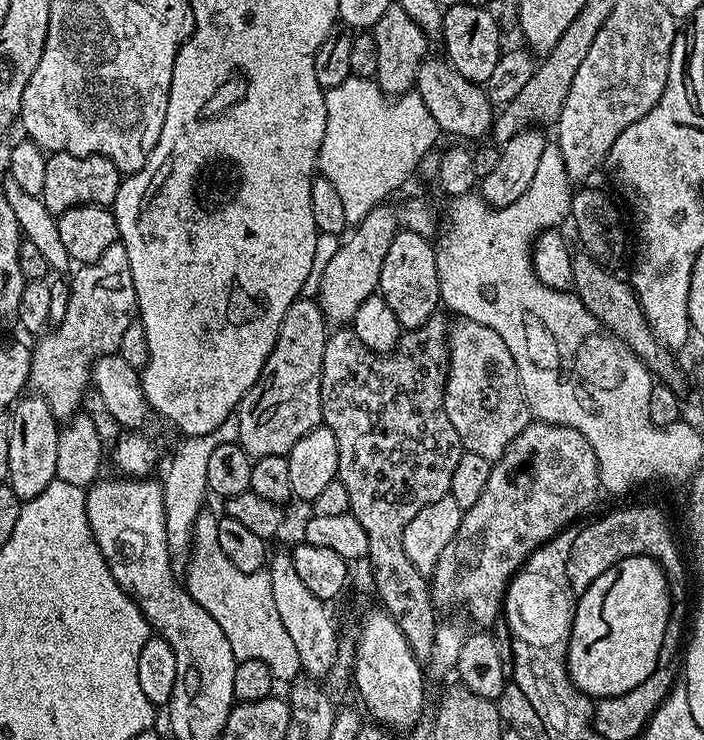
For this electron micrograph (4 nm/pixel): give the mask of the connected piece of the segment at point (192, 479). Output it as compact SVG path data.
M233 414L226 418L226 422L222 422L222 426L218 426L210 434L187 437L183 441L185 444L177 450L176 457L173 458L172 465L168 468L168 480L163 481L168 547L172 549L173 553L180 554L181 552L181 554L184 554L189 551L194 522L205 507L204 499L209 499L206 462L210 462L210 454L214 454L214 446L234 444L239 439L238 415Z

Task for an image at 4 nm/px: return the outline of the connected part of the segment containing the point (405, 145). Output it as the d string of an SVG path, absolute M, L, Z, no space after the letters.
M350 75L346 82L327 89L324 101L326 134L322 134L318 172L342 197L346 222L355 226L374 206L385 203L395 188L403 186L404 179L433 151L442 133L415 90L399 98L385 96L375 79Z

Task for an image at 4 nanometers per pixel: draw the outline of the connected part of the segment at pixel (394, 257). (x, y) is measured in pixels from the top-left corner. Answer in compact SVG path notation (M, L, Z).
M407 230L397 231L390 242L390 250L386 250L386 262L382 262L378 294L386 298L386 306L394 310L394 318L398 318L401 329L417 328L437 315L442 304L440 279L436 249L429 237Z

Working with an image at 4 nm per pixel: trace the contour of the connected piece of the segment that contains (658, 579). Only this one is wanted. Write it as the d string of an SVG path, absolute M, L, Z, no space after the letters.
M635 556L634 558L626 558L617 564L608 564L599 574L591 577L587 581L587 584L588 589L581 596L579 593L572 613L572 633L569 634L568 653L566 657L568 678L572 680L573 686L578 691L583 692L589 698L621 696L622 694L626 694L626 690L634 690L634 686L646 682L646 678L650 678L650 674L656 669L656 663L662 650L662 638L666 635L668 619L671 616L672 610L672 594L668 586L668 579L664 573L664 567L657 560L652 560L648 556Z

